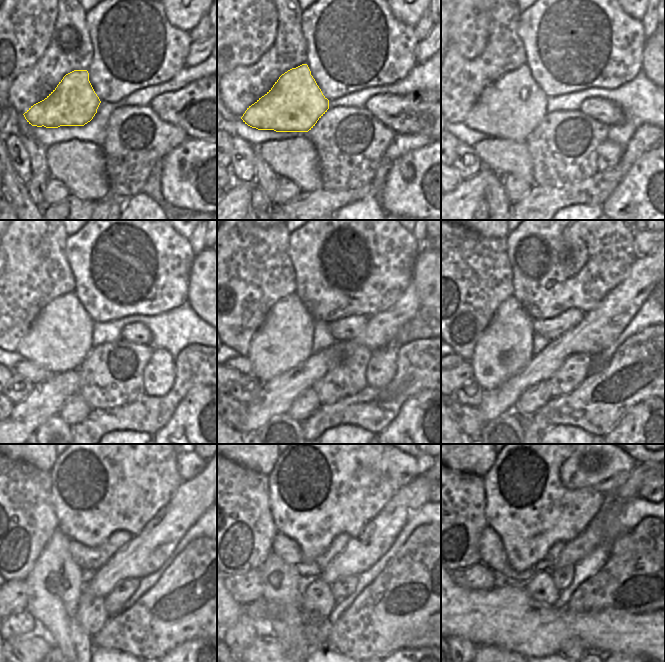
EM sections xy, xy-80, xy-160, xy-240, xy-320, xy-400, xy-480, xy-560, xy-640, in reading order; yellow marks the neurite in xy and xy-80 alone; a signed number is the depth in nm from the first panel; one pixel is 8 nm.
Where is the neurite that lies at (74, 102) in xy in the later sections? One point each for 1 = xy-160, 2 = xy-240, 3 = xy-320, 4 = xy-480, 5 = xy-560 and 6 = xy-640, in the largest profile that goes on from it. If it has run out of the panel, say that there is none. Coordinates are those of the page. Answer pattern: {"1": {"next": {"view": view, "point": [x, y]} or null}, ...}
{"1": {"next": {"view": "xy-160", "point": [510, 108]}}, "2": {"next": {"view": "xy-240", "point": [59, 339]}}, "3": {"next": {"view": "xy-320", "point": [284, 340]}}, "4": {"next": {"view": "xy-480", "point": [54, 587]}}, "5": {"next": {"view": "xy-560", "point": [282, 585]}}, "6": {"next": {"view": "xy-640", "point": [500, 580]}}}

